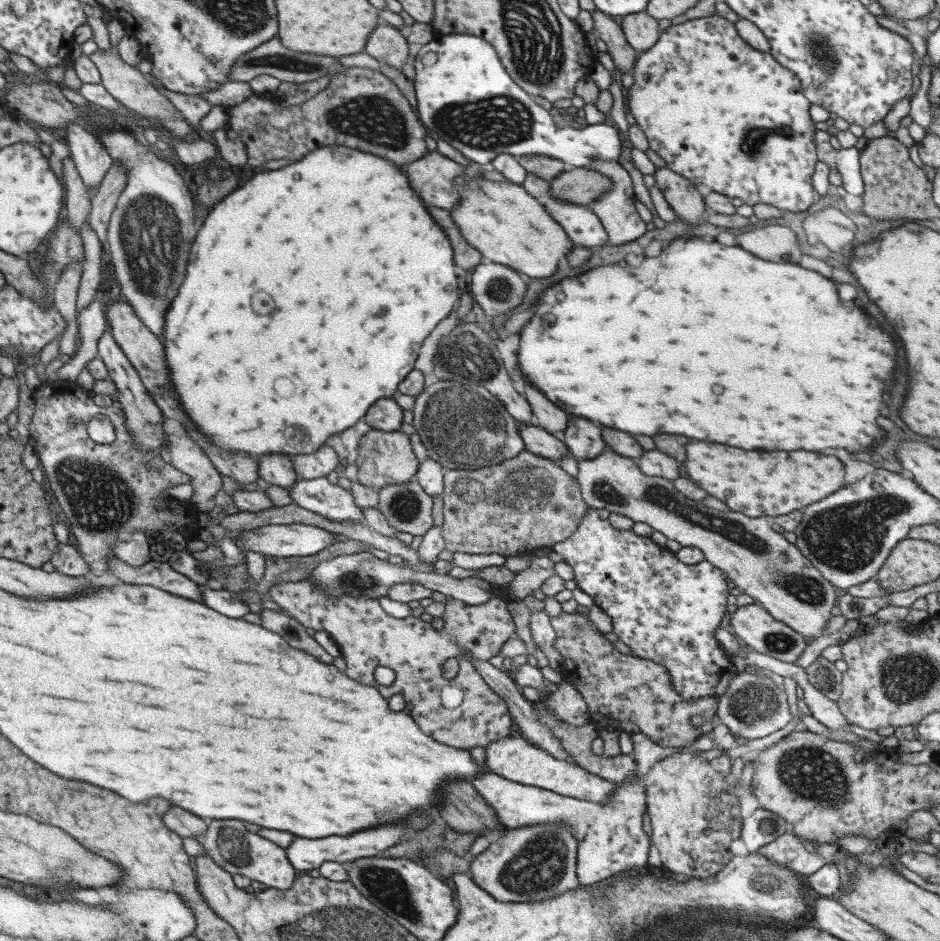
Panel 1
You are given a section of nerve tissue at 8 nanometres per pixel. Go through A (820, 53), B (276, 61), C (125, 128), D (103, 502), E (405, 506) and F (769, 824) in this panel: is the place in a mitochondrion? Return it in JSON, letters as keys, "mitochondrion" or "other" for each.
{"A":"mitochondrion","B":"mitochondrion","C":"other","D":"mitochondrion","E":"mitochondrion","F":"mitochondrion"}

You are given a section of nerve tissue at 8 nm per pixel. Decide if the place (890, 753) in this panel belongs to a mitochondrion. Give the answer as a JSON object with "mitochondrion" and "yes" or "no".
{"mitochondrion":"no"}

